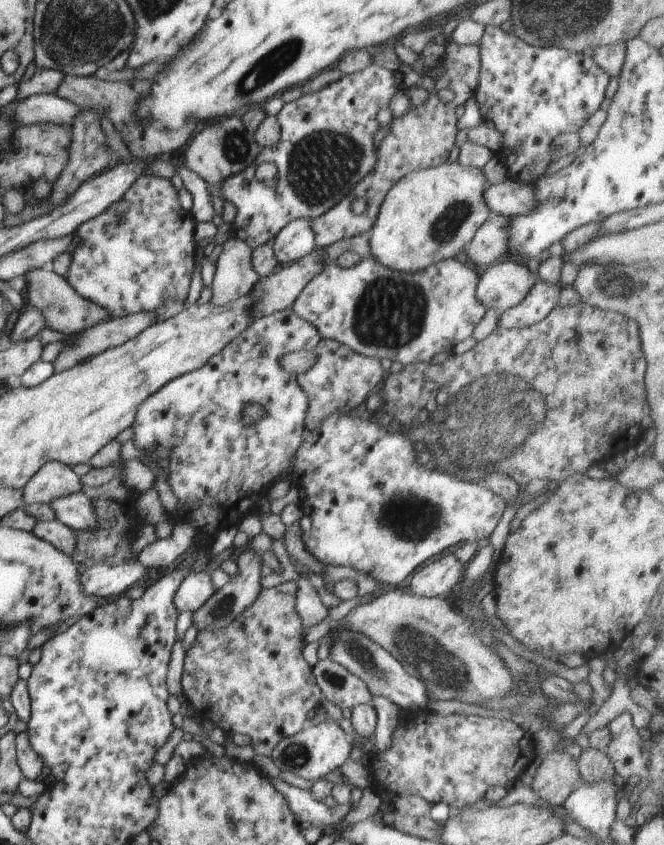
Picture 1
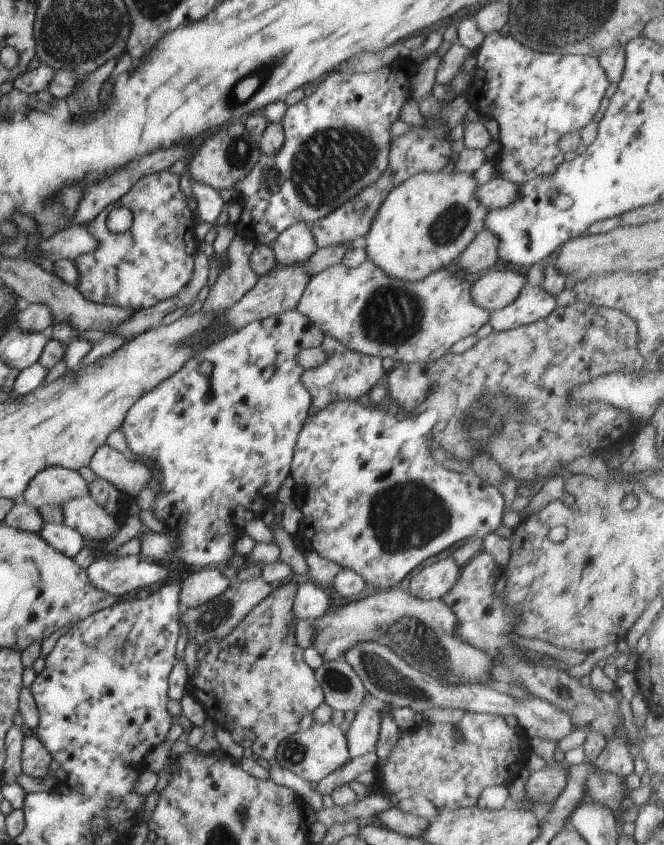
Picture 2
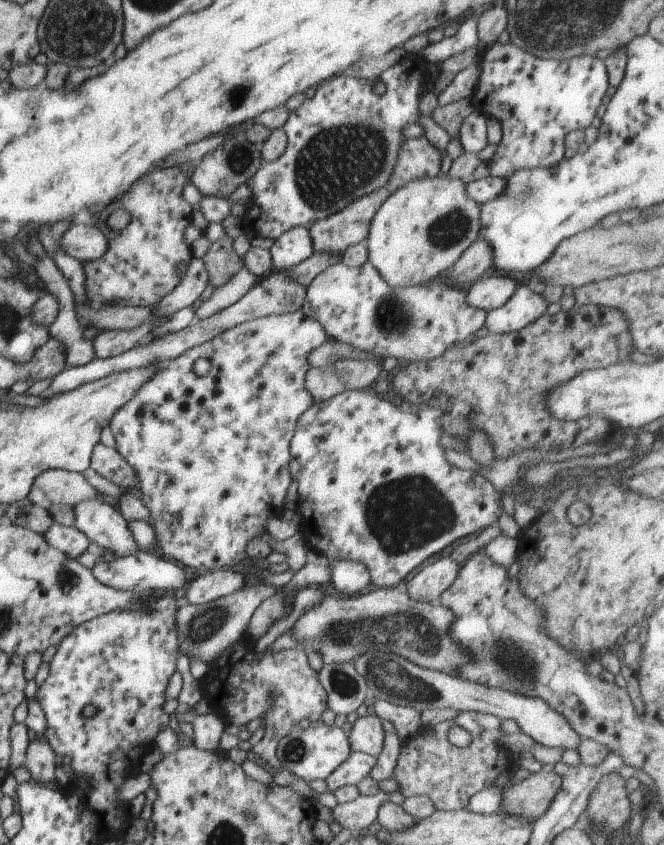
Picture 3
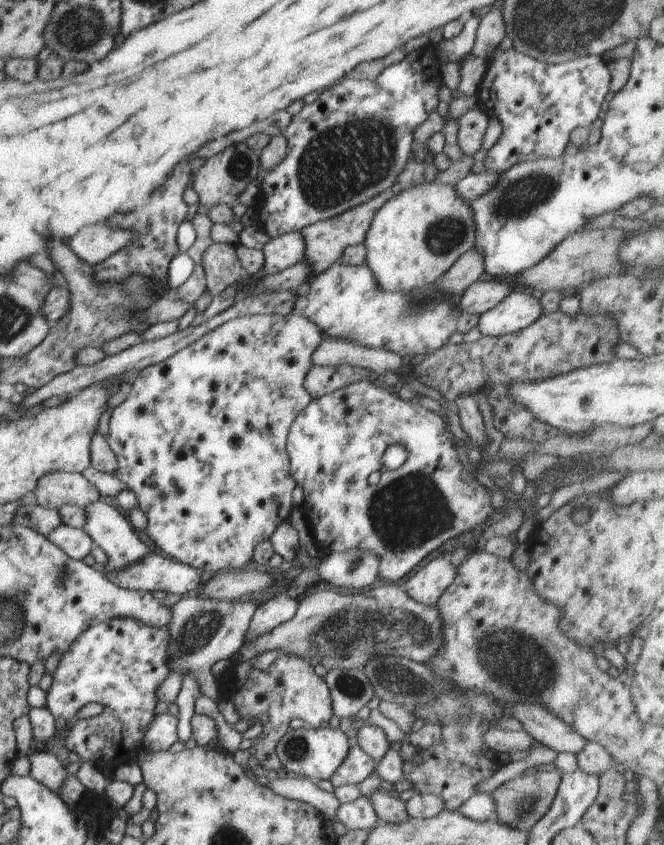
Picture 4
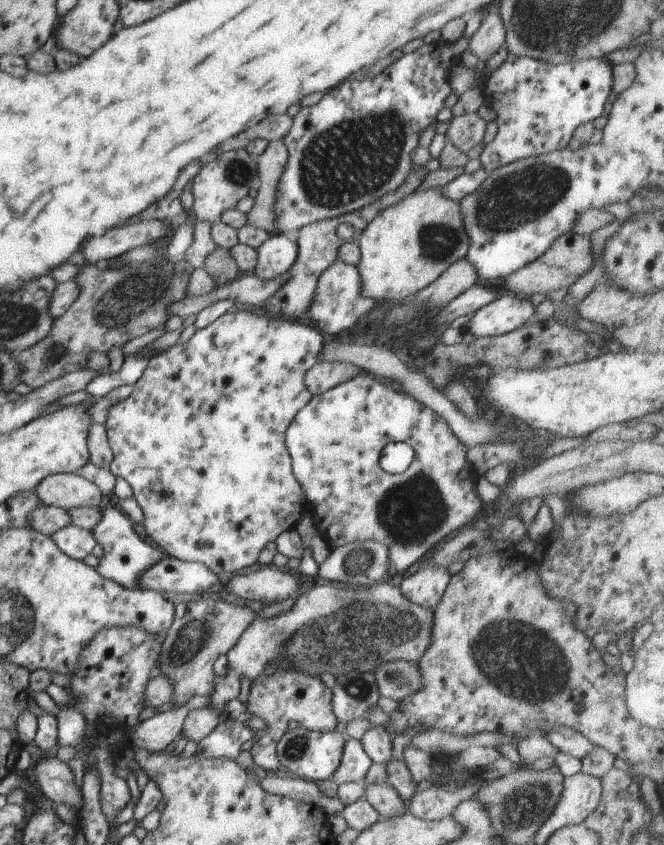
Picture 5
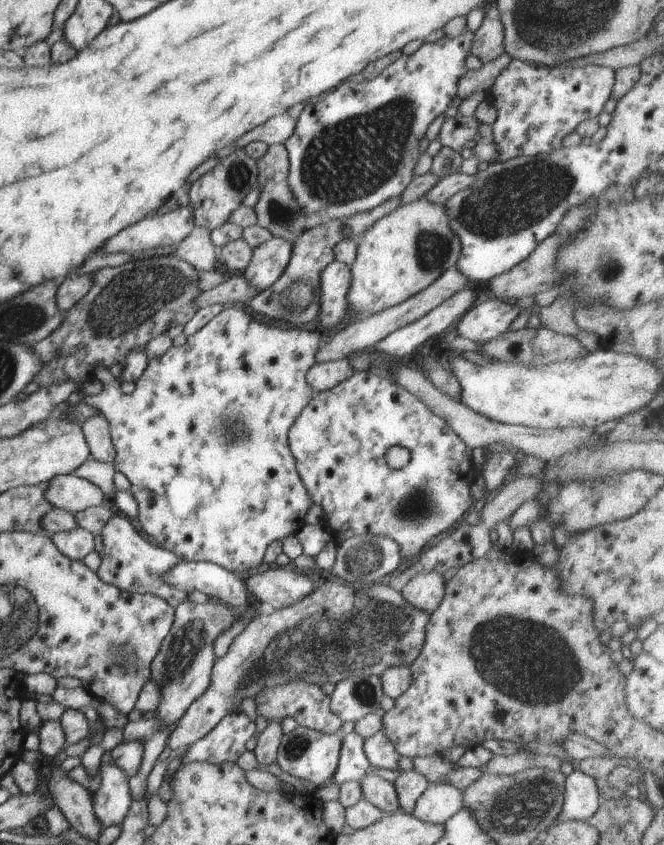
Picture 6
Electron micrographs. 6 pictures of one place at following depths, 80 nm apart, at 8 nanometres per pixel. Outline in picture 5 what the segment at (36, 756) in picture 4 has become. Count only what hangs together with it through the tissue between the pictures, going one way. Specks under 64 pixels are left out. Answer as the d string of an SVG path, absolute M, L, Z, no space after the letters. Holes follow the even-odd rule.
M57 757L44 758L32 770L37 785L54 805L69 804L78 813L83 805L81 791L74 782L73 771Z

